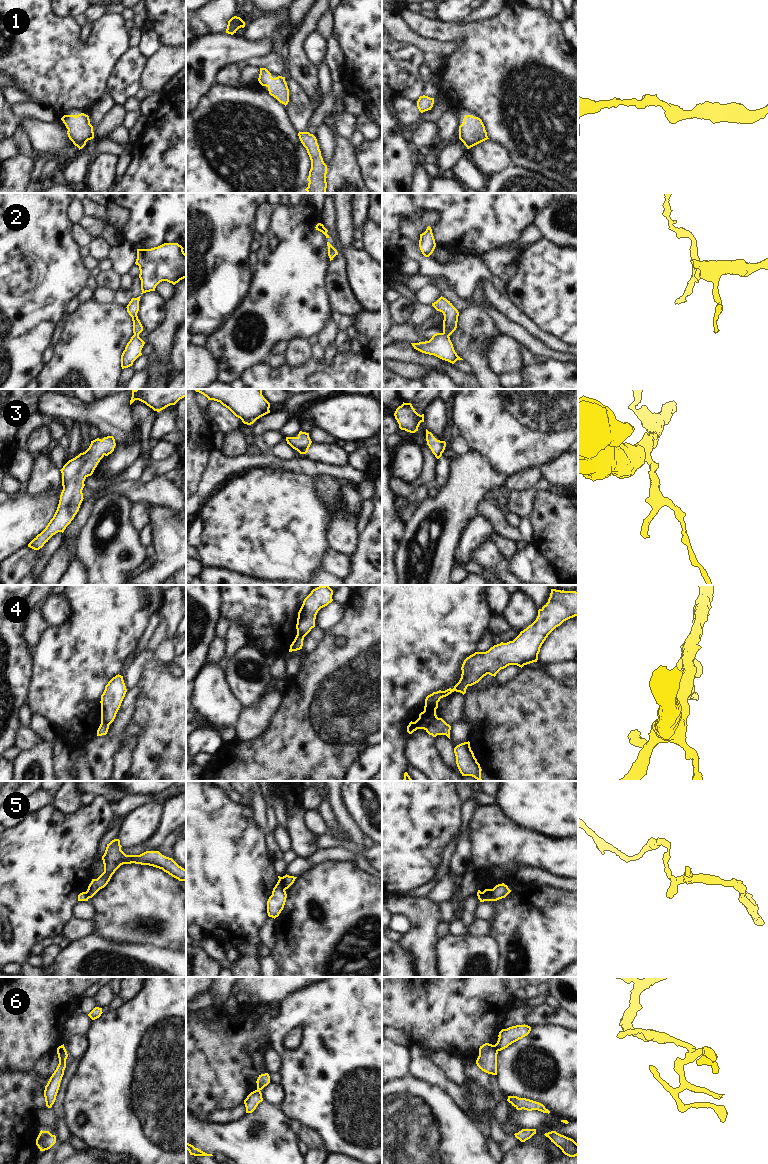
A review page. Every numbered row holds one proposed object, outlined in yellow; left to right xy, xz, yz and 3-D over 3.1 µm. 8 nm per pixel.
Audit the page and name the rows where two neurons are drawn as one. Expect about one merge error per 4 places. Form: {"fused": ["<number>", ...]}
{"fused": ["4", "5", "6"]}

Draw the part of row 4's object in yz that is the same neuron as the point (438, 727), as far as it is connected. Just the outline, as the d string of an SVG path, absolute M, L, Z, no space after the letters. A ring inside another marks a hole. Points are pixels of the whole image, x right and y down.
M442 718L435 719L426 729L426 732L433 737L437 735L446 735L450 739L451 726Z

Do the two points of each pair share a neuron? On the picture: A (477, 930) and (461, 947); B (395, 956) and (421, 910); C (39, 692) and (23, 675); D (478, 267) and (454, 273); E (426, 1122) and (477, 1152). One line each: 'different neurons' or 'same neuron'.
A: different neurons
B: different neurons
C: different neurons
D: same neuron
E: same neuron

